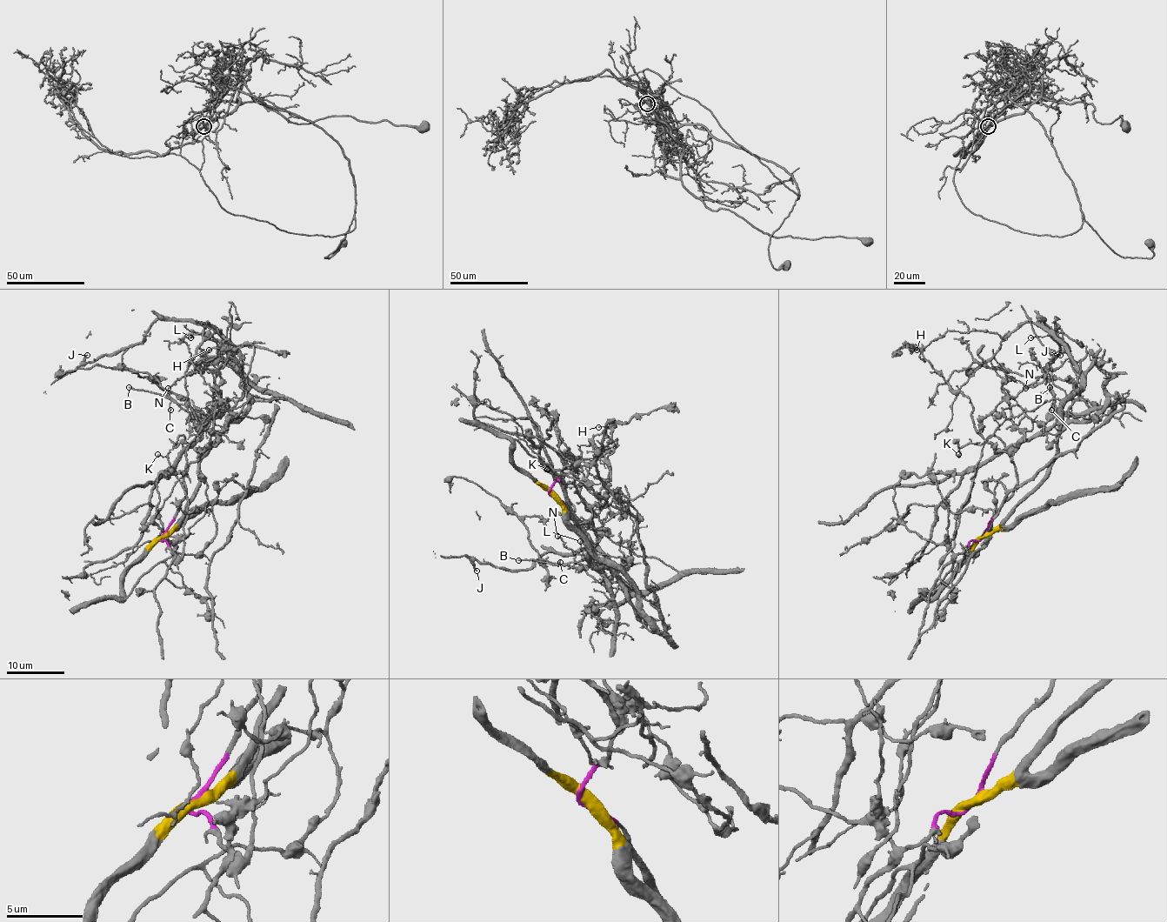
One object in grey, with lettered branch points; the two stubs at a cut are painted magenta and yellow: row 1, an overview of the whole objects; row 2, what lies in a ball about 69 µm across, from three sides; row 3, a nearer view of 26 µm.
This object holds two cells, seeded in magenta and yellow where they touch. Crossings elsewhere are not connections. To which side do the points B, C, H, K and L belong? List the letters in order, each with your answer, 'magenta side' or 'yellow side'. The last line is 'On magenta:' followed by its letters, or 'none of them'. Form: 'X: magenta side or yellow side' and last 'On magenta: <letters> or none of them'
B: yellow side
C: yellow side
H: magenta side
K: yellow side
L: yellow side
On magenta: H

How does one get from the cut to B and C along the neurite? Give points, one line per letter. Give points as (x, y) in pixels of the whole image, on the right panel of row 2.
B: (983, 536), (1045, 477), (1055, 454), (1056, 438), (1043, 435), (1043, 426), (1055, 415), (1055, 397), (1050, 387)
C: (983, 536), (1045, 477), (1055, 454), (1056, 438), (1043, 435), (1043, 426), (1055, 415), (1055, 400), (1050, 410)

